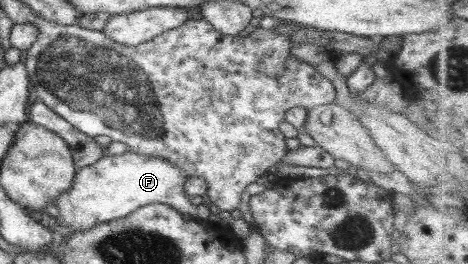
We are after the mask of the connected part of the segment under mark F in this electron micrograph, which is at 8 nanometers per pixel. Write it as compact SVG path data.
M132 151L103 155L92 165L75 171L70 187L51 205L50 216L56 219L59 226L70 228L71 234L86 232L100 223L121 219L149 204L168 205L180 215L195 217L196 206L189 202L183 190L186 178L175 165L159 157L148 157Z

